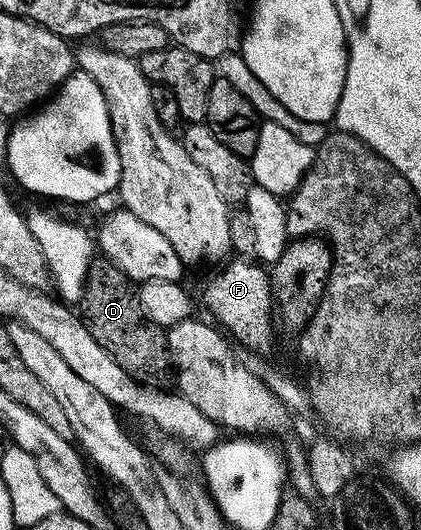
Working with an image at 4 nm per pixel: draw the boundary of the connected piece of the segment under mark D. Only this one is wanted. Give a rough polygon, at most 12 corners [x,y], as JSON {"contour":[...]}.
{"contour":[[91,259],[80,315],[120,370],[171,383],[166,329],[112,261]]}

